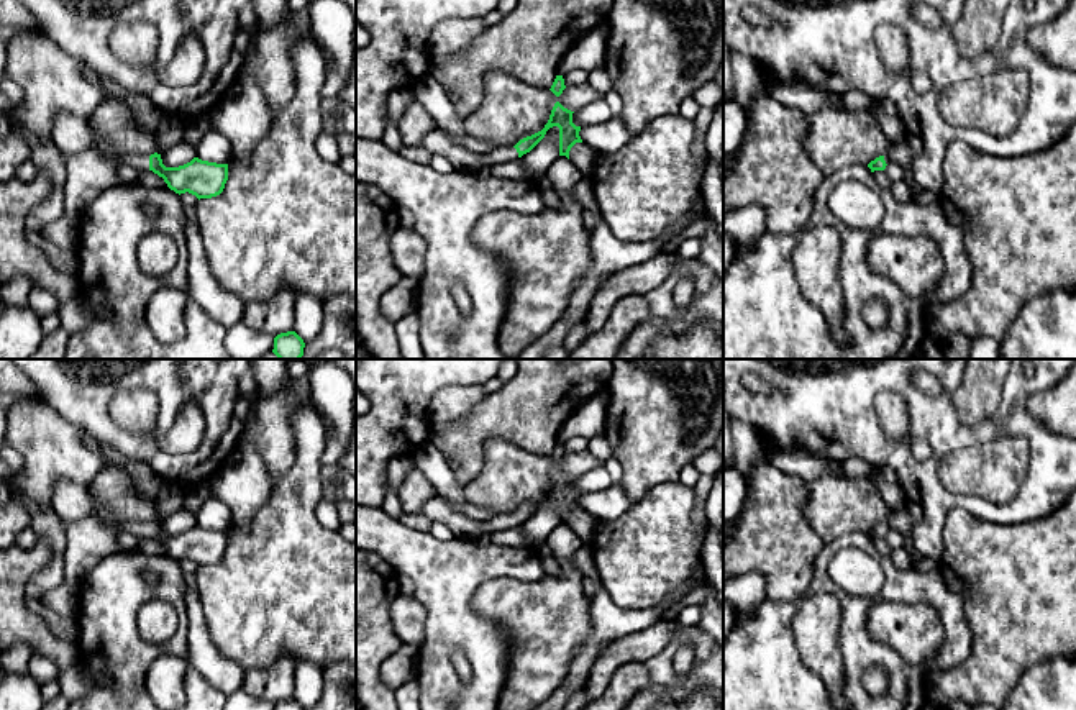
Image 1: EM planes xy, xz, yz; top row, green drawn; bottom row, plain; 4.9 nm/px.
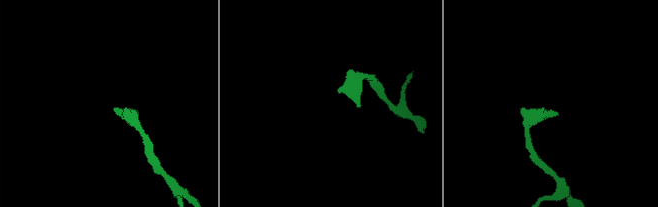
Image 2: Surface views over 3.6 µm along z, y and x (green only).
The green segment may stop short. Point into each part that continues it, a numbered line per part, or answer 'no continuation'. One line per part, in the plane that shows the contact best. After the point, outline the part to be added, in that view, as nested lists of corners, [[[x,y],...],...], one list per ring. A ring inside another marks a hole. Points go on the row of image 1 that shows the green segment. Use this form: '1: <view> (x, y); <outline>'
1: xy (141, 161); [[[100,136],[95,139],[95,148],[98,151],[103,151],[110,156],[116,156],[120,157],[126,166],[131,166],[131,167],[136,167],[136,169],[141,169],[141,171],[148,171],[149,169],[149,156],[146,154],[139,154],[139,156],[125,156],[125,154],[120,154],[108,141],[105,136]]]

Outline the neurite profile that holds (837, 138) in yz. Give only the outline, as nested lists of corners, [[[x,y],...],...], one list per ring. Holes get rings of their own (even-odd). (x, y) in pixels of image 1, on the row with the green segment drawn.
[[[837,102],[805,115],[809,131],[804,148],[810,161],[828,177],[851,164],[868,166],[886,156],[886,138],[873,110],[845,110]]]

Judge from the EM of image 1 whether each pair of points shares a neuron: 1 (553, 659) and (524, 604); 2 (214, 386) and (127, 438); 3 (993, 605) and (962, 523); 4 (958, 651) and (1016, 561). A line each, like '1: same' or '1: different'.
1: same
2: same
3: same
4: different

